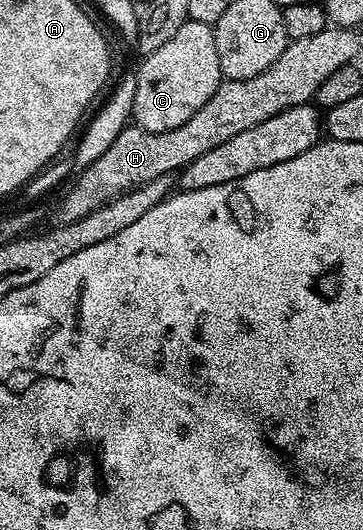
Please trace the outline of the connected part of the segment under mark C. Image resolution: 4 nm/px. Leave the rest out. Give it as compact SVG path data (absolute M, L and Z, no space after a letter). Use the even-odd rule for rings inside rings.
M185 21L159 51L151 51L140 58L141 66L135 69L137 82L135 83L135 103L133 104L132 120L140 129L146 129L152 133L162 133L163 131L175 131L175 127L183 127L211 95L221 85L223 80L221 68L219 67L219 51L215 51L215 35L213 26L198 21Z

